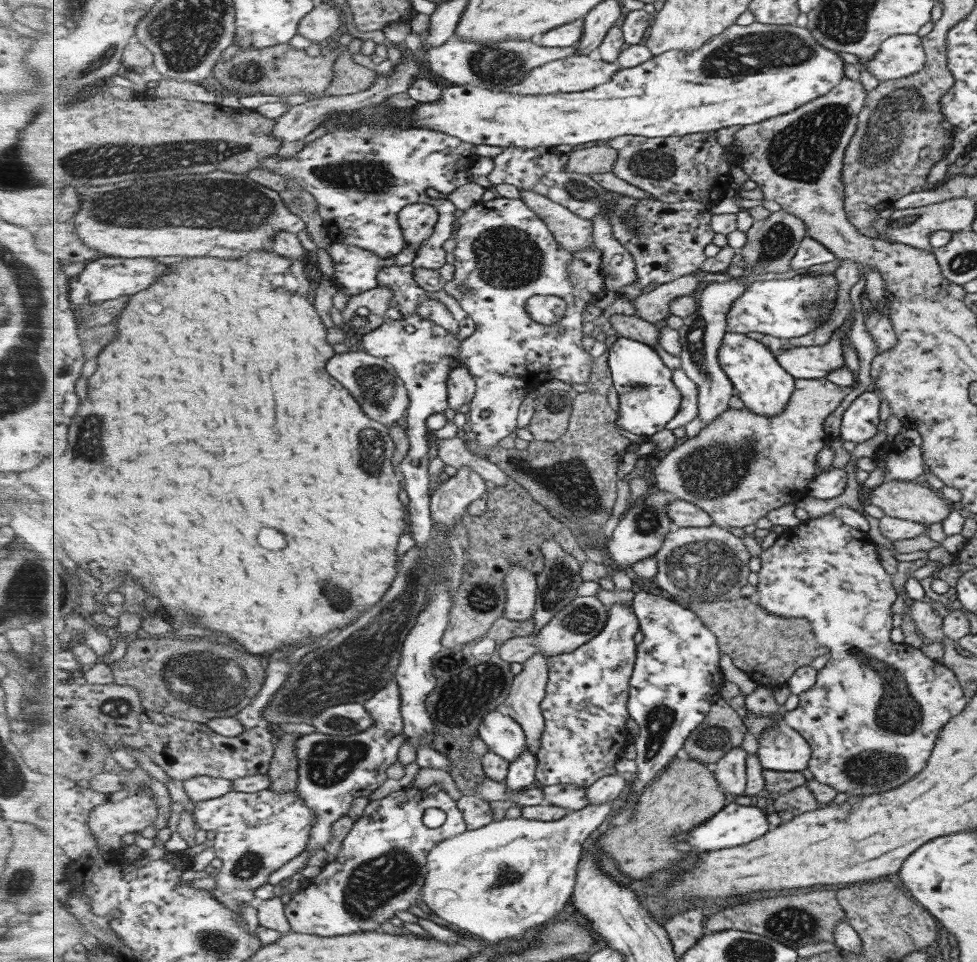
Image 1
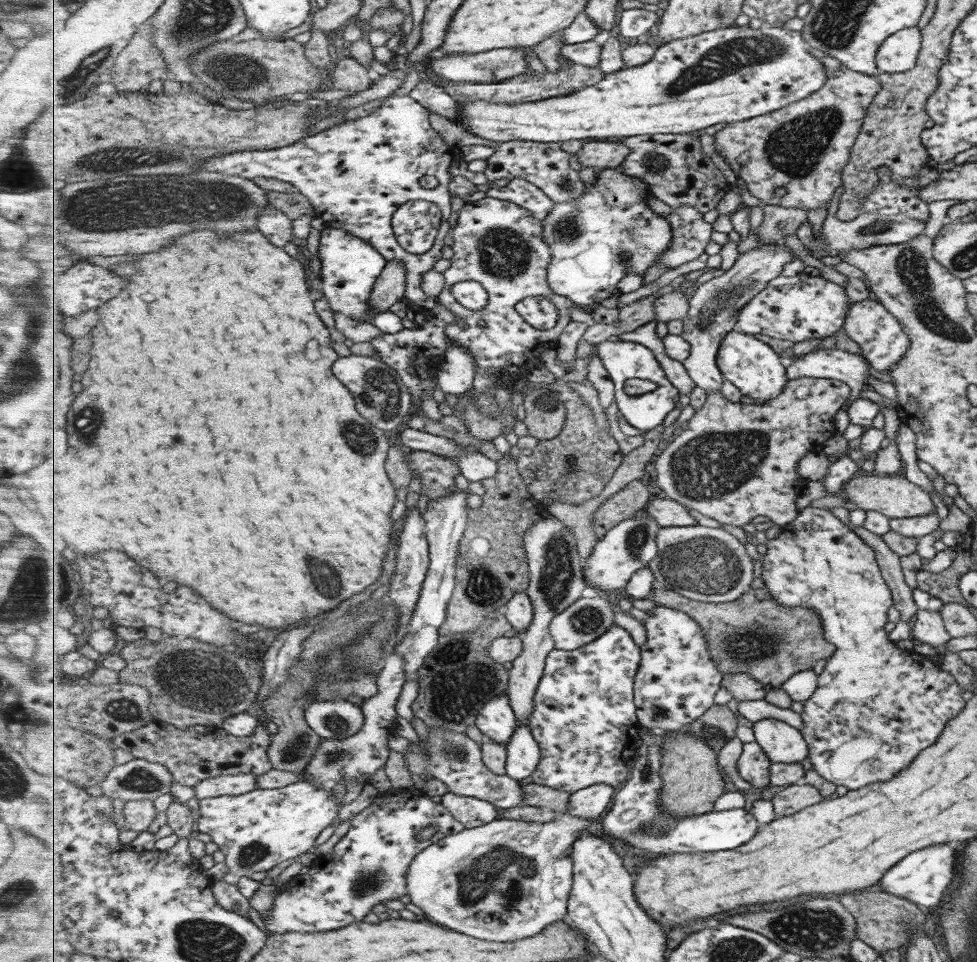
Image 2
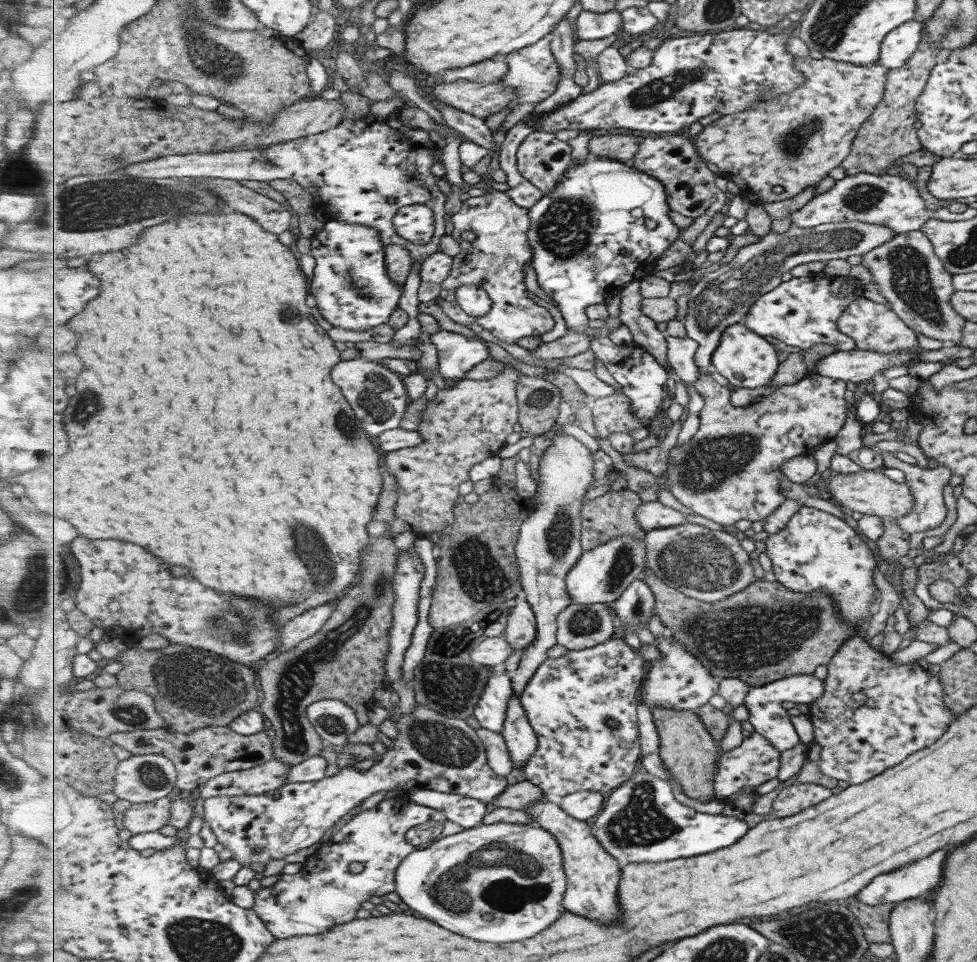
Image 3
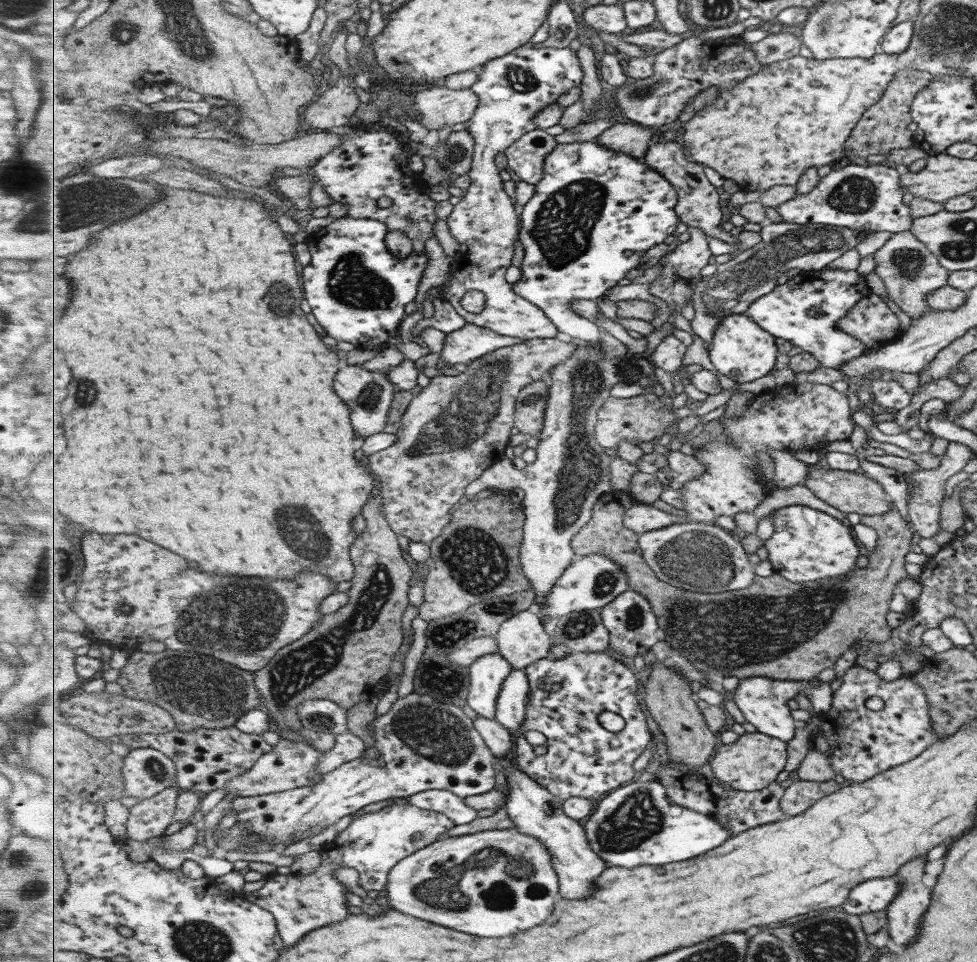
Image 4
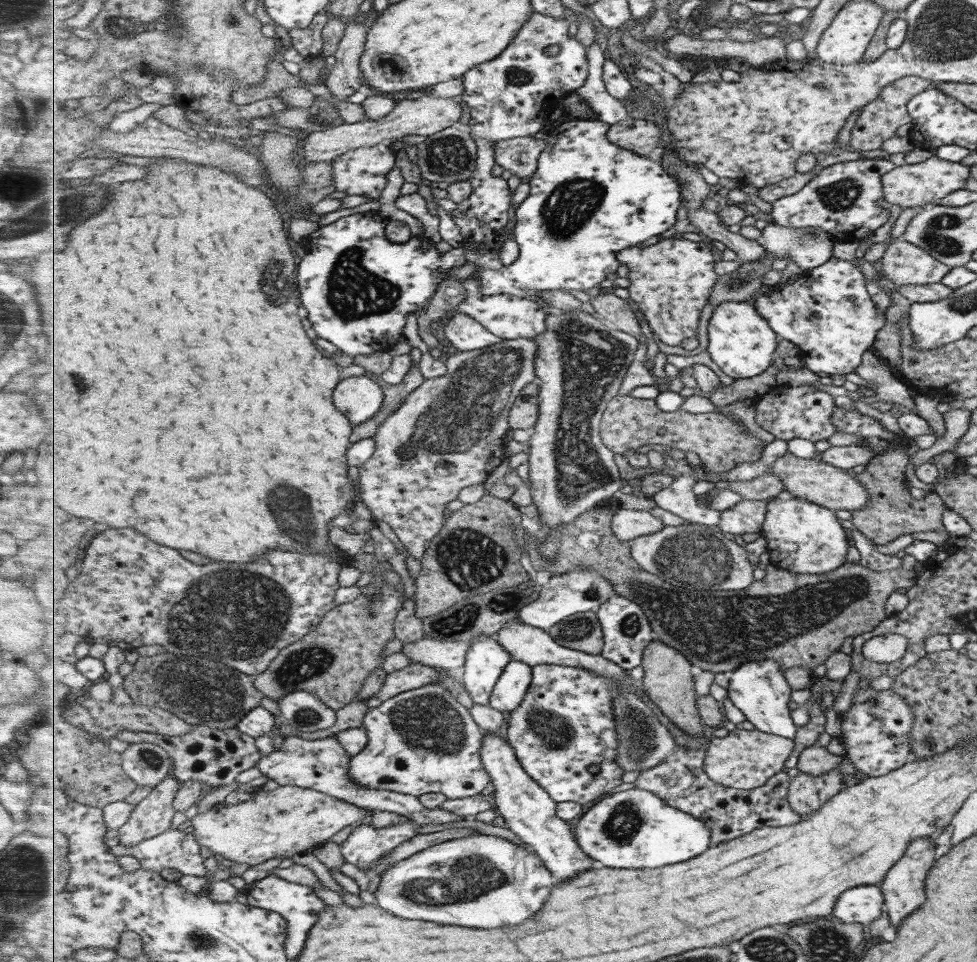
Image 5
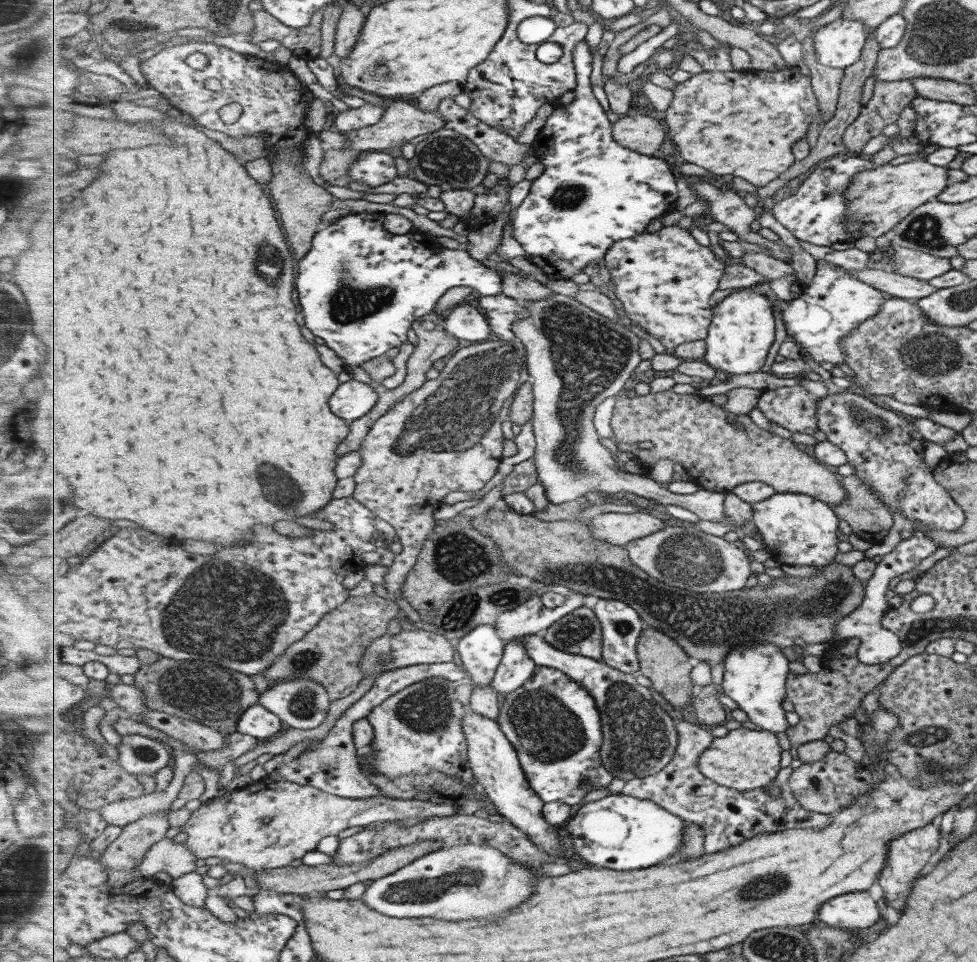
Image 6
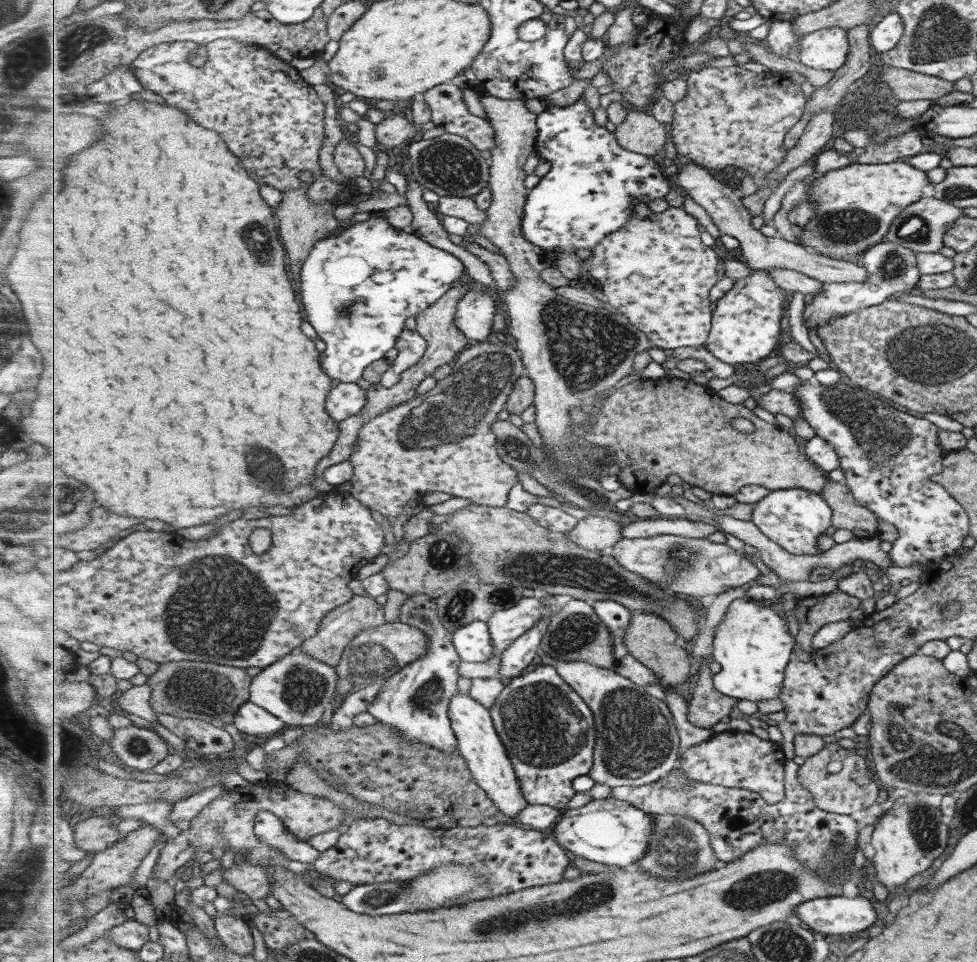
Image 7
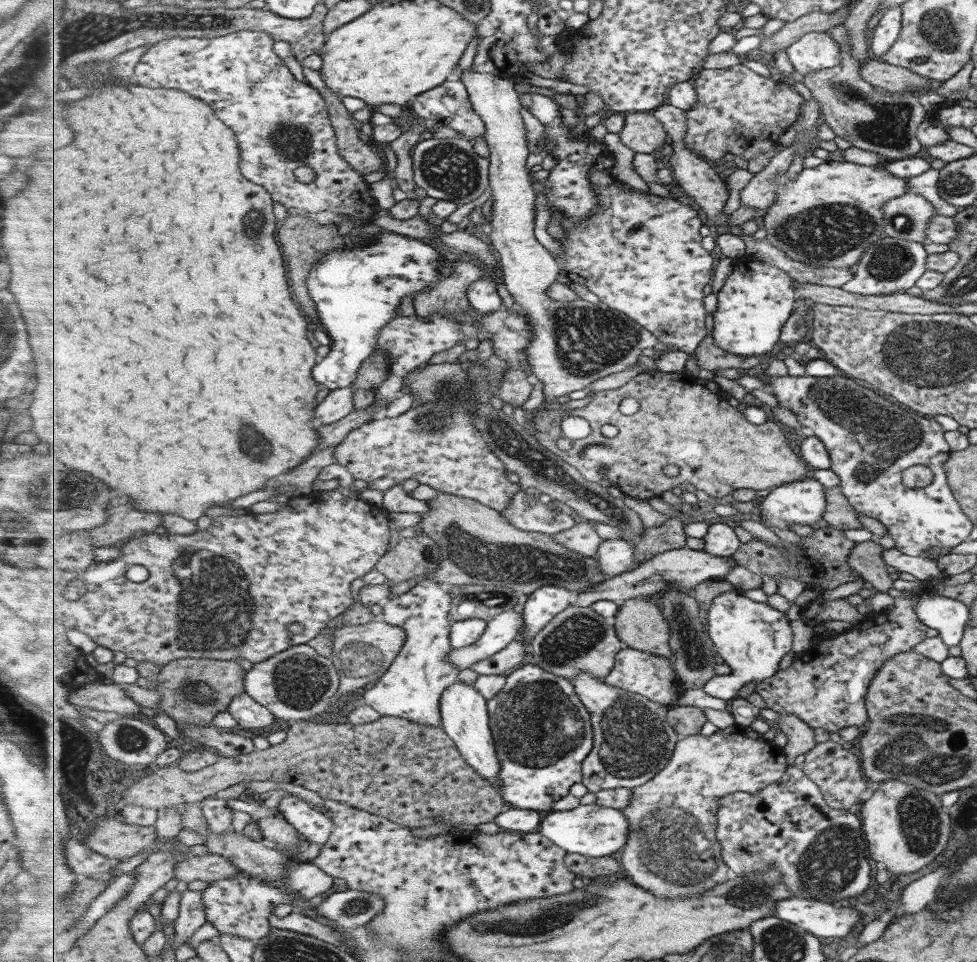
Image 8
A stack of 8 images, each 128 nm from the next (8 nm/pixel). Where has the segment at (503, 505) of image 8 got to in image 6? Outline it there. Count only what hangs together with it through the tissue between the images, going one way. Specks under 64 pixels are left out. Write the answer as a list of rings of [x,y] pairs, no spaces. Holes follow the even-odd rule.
[[[517,337],[515,340],[491,340],[487,342],[481,342],[481,344],[472,344],[466,348],[462,348],[451,356],[446,365],[442,368],[442,373],[439,378],[428,381],[419,390],[412,392],[403,402],[397,404],[393,409],[390,409],[385,416],[381,416],[379,420],[373,424],[370,428],[367,438],[362,442],[360,453],[362,454],[362,465],[355,473],[354,482],[355,489],[351,496],[362,502],[369,510],[373,510],[376,515],[385,520],[391,526],[395,528],[399,542],[402,545],[402,553],[398,554],[392,565],[388,568],[384,576],[384,586],[387,590],[388,596],[391,599],[402,596],[402,586],[405,584],[407,573],[411,572],[411,569],[418,563],[419,558],[422,556],[424,542],[429,538],[430,534],[434,532],[435,518],[433,518],[433,512],[437,510],[437,507],[444,502],[444,498],[450,493],[459,490],[465,492],[477,492],[481,488],[485,488],[485,484],[499,472],[499,466],[501,466],[501,459],[504,458],[504,442],[505,434],[501,430],[501,424],[503,421],[507,421],[510,418],[511,406],[513,405],[513,398],[517,394],[518,390],[526,384],[527,381],[532,380],[532,376],[529,371],[529,364],[527,362],[527,348],[521,340]]]

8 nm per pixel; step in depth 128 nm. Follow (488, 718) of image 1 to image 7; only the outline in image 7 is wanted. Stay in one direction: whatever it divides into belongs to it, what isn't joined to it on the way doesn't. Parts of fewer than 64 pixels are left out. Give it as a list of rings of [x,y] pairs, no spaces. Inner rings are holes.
[[[475,621],[451,633],[463,661],[482,663],[497,655],[488,622]]]

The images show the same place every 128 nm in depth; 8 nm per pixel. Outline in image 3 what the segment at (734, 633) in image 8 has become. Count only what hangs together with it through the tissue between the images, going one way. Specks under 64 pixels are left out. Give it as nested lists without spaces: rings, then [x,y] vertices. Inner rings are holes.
[[[801,674],[770,682],[769,685],[751,687],[744,705],[749,709],[750,717],[748,721],[754,727],[754,732],[768,738],[773,743],[773,746],[782,753],[797,748],[801,742],[801,736],[794,727],[792,716],[783,708],[783,702],[810,705],[822,695],[823,685],[822,680],[813,677],[812,674]]]

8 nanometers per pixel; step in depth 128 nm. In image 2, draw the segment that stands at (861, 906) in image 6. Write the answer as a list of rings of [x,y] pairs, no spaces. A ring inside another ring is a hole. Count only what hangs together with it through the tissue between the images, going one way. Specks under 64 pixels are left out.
[[[941,844],[941,846],[929,846],[925,850],[915,850],[907,854],[905,858],[886,870],[876,883],[883,893],[907,899],[925,909],[939,906],[949,886],[953,884],[951,882],[953,876],[955,876],[955,848]]]

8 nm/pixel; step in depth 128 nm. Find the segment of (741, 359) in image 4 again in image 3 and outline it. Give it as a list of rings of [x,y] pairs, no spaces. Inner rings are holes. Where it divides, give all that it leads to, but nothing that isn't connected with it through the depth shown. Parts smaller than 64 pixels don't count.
[[[744,322],[728,327],[712,359],[716,371],[725,377],[729,384],[739,388],[768,386],[782,363],[777,358],[775,346],[771,342],[767,342],[762,335],[755,334],[754,331],[749,330]]]

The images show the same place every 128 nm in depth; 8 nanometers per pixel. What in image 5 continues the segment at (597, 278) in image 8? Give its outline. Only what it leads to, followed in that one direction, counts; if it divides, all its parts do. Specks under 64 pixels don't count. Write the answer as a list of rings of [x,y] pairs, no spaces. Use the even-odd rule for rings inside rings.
[[[674,235],[651,246],[630,246],[629,249],[622,250],[618,254],[618,259],[624,274],[631,280],[631,284],[627,288],[630,299],[637,304],[640,316],[647,321],[653,333],[670,347],[682,347],[682,343],[687,339],[697,338],[703,310],[707,306],[707,301],[711,299],[715,284],[722,277],[715,272],[717,258],[711,252],[709,241],[703,239],[693,242]]]

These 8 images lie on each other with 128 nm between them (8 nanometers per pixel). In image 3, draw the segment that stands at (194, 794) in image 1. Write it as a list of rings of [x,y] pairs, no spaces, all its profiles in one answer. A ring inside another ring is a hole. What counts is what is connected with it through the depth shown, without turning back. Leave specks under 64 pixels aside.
[[[274,757],[263,766],[217,776],[199,790],[198,794],[203,800],[219,796],[261,795],[283,787],[291,768],[291,764],[283,764],[283,760]]]

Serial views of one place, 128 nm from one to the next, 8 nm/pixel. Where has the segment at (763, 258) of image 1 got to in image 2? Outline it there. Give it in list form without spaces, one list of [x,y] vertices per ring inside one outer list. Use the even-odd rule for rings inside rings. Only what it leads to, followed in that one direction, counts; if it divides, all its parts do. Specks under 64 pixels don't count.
[[[765,204],[762,210],[764,220],[754,230],[760,237],[759,245],[783,243],[785,236],[797,234],[807,221],[807,210],[802,208]]]

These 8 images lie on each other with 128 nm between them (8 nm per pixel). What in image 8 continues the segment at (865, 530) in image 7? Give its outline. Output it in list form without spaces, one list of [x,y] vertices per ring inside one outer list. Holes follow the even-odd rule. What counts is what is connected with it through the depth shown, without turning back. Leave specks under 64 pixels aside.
[[[838,486],[825,488],[826,510],[825,522],[829,526],[844,530],[862,528],[854,515],[854,508],[845,500]]]

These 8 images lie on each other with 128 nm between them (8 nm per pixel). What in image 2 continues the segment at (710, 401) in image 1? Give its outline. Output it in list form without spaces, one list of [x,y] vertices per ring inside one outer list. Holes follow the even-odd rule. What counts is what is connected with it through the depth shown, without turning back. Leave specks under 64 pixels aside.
[[[787,244],[758,245],[741,253],[734,265],[722,276],[713,277],[695,290],[681,335],[691,344],[691,357],[683,364],[691,378],[706,393],[723,388],[724,376],[718,365],[718,356],[723,340],[737,325],[739,313],[757,297],[757,294],[764,292],[771,281],[775,281],[775,278],[783,274],[785,266],[794,258],[793,250]]]

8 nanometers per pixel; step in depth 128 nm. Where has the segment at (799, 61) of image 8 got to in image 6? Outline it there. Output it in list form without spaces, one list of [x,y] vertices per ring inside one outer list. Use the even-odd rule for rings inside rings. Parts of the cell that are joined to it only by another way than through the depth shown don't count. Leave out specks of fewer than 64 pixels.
[[[839,17],[814,32],[814,57],[823,65],[843,70],[859,58],[865,34],[865,22]]]

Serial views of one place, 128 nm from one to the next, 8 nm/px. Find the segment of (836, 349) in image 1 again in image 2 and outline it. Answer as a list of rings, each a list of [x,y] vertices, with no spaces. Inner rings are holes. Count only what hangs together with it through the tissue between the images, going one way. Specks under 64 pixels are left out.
[[[813,350],[796,360],[788,360],[786,364],[790,380],[803,377],[827,378],[839,380],[851,387],[851,398],[843,402],[843,410],[839,410],[839,422],[835,422],[836,433],[842,435],[849,420],[847,404],[858,398],[858,392],[868,375],[868,362],[861,355],[843,350]]]

